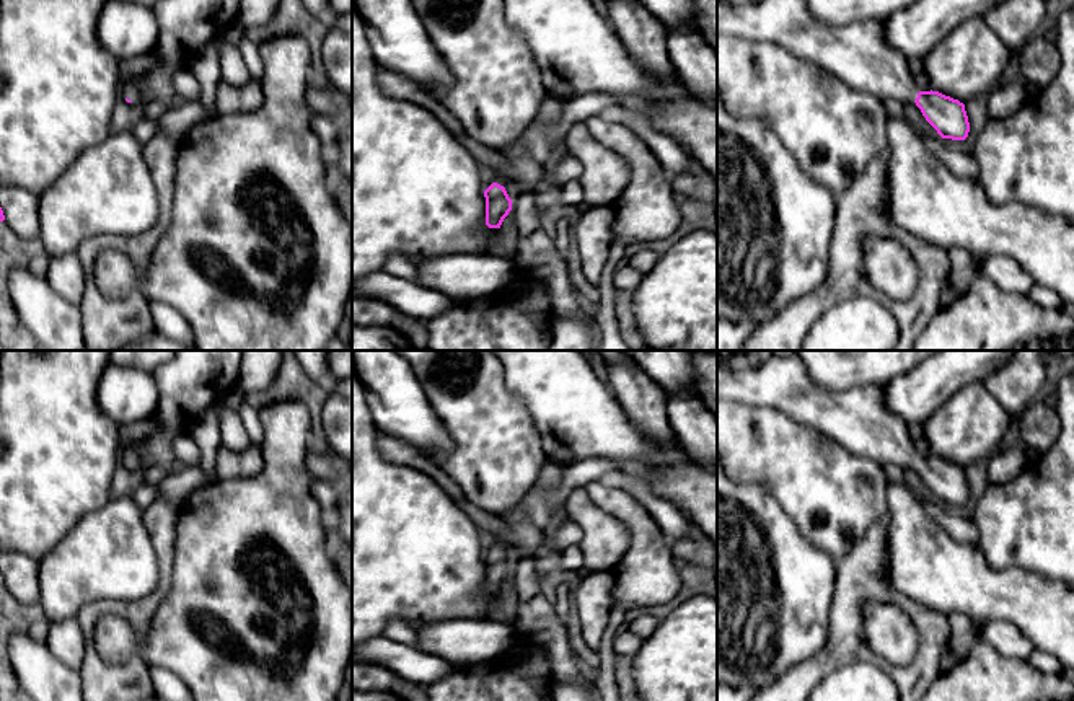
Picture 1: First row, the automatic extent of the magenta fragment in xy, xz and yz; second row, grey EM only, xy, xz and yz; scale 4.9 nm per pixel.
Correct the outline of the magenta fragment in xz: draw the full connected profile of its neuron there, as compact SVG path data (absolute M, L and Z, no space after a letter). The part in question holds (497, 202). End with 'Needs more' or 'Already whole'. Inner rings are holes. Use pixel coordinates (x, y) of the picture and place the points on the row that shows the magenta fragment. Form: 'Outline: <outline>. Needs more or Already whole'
Outline: M494 170L494 173L495 181L484 191L486 225L489 228L500 228L504 218L512 210L512 199L504 187L510 181L510 178L500 170Z. Needs more

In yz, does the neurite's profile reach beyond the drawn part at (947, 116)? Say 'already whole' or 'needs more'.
needs more

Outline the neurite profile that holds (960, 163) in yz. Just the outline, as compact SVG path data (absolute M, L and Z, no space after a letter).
M918 130L916 134L921 137L927 150L937 157L952 173L978 179L978 166L973 153L968 155L958 150L952 150L940 140L931 139Z

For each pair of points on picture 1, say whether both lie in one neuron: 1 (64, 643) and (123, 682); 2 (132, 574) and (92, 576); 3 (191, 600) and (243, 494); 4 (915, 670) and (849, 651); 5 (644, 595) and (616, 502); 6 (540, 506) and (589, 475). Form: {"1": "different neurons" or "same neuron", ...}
{"1": "different neurons", "2": "same neuron", "3": "same neuron", "4": "same neuron", "5": "same neuron", "6": "same neuron"}

